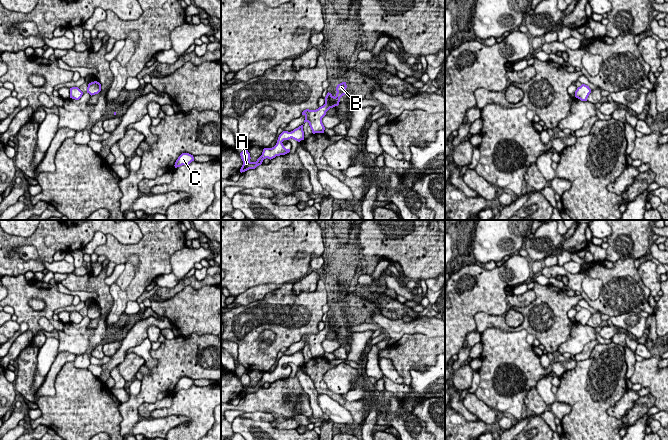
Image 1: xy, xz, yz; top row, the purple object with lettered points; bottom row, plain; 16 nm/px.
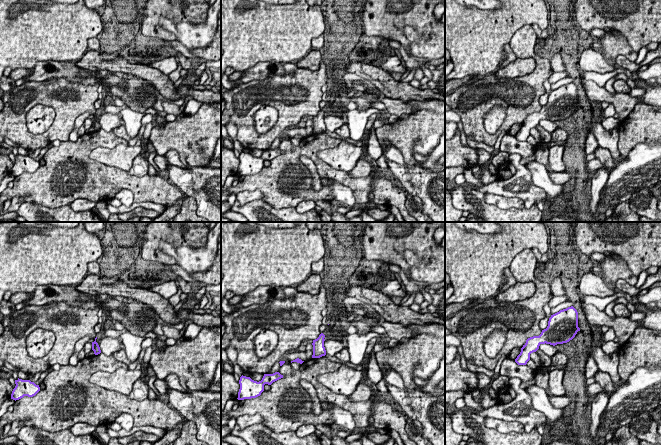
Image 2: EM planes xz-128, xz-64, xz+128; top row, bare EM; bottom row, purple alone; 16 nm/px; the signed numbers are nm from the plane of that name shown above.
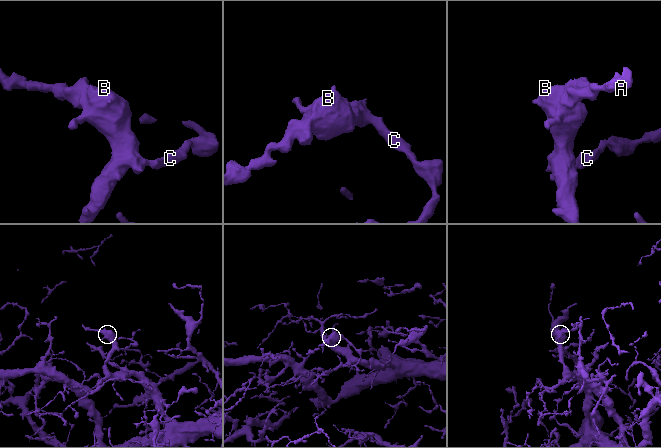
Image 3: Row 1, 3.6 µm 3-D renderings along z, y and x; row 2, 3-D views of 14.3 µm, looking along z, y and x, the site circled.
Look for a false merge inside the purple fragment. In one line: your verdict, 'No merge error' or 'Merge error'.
Merge error

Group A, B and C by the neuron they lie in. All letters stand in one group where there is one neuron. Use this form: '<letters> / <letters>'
A / B C

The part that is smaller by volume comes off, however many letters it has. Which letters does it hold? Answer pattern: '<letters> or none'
A

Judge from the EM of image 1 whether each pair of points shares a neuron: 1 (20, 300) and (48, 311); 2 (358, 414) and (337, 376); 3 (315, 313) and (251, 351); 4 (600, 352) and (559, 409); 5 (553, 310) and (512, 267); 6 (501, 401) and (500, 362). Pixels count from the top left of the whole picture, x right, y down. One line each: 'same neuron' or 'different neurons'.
1: same neuron
2: different neurons
3: same neuron
4: different neurons
5: different neurons
6: same neuron

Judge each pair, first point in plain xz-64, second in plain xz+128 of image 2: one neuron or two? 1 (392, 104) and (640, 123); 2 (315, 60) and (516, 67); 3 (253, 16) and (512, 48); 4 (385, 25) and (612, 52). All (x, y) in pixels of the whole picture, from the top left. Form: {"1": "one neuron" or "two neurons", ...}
{"1": "two neurons", "2": "one neuron", "3": "two neurons", "4": "two neurons"}

